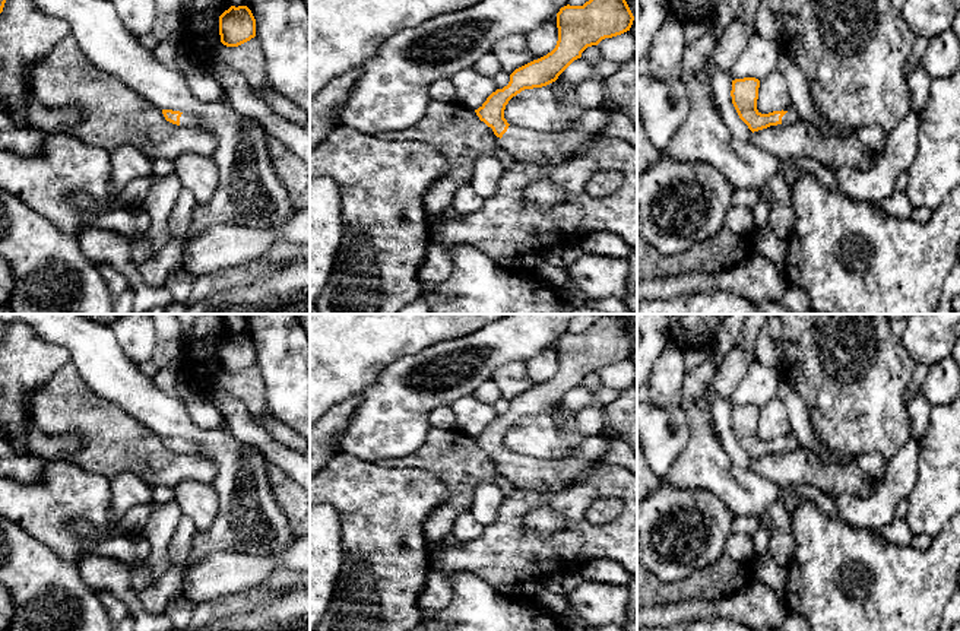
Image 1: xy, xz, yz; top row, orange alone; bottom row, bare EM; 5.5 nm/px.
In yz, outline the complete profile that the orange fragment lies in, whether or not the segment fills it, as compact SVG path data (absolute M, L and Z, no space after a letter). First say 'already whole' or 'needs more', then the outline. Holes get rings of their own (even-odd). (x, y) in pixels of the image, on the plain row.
needs more; M744 405L732 408L732 431L739 443L739 445L748 453L754 460L770 453L795 450L799 447L792 438L773 438L769 441L761 441L757 437L760 408L755 405Z

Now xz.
needs more; M599 317L583 333L564 333L557 340L558 368L546 383L510 402L503 416L492 419L475 437L481 448L492 456L513 488L557 491L586 479L590 462L583 459L539 460L510 453L504 445L508 428L525 416L542 415L558 403L592 372L630 358L634 343L621 320Z

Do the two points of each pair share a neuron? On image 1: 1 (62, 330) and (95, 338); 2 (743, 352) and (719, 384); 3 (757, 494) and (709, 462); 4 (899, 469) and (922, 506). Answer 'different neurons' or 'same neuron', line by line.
1: same neuron
2: same neuron
3: same neuron
4: different neurons

